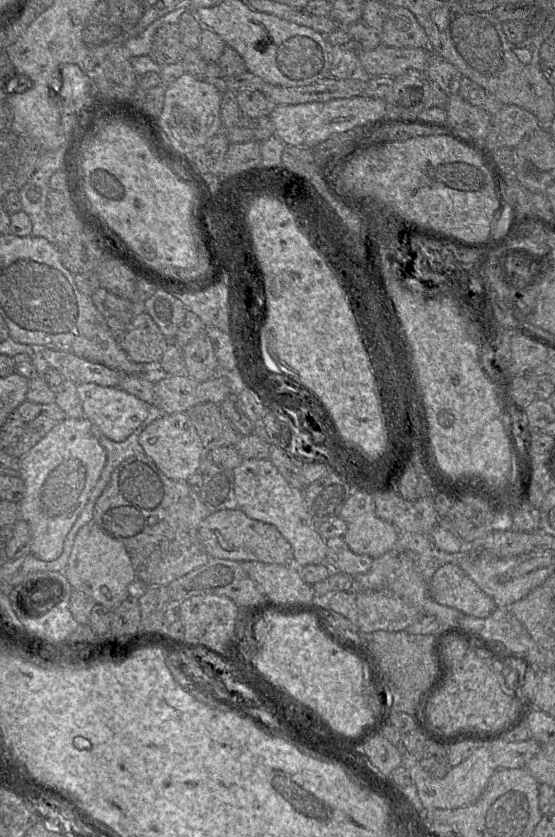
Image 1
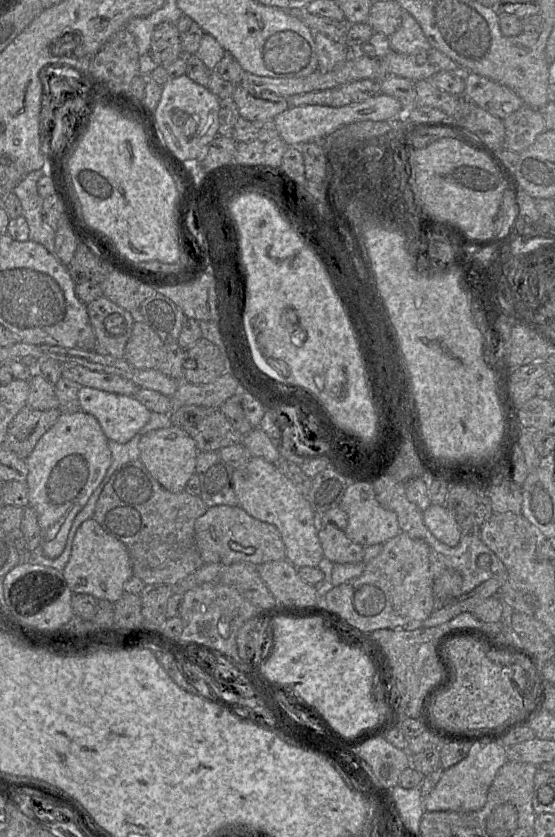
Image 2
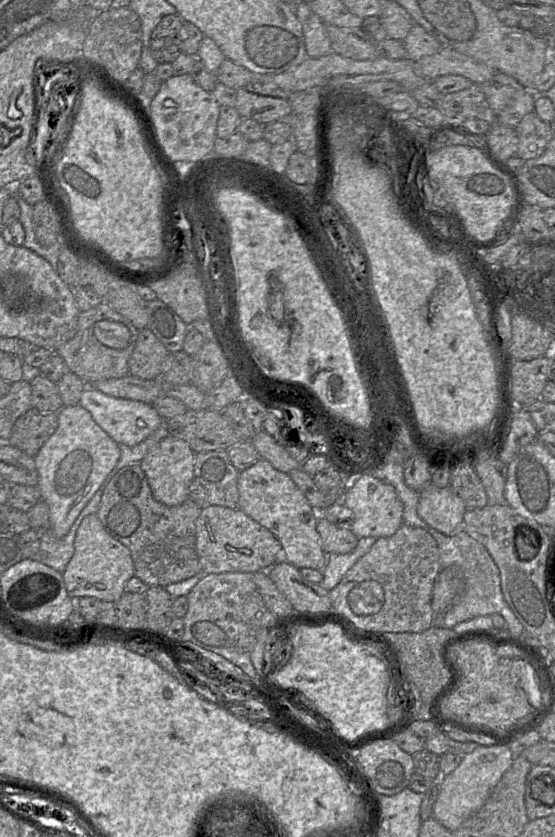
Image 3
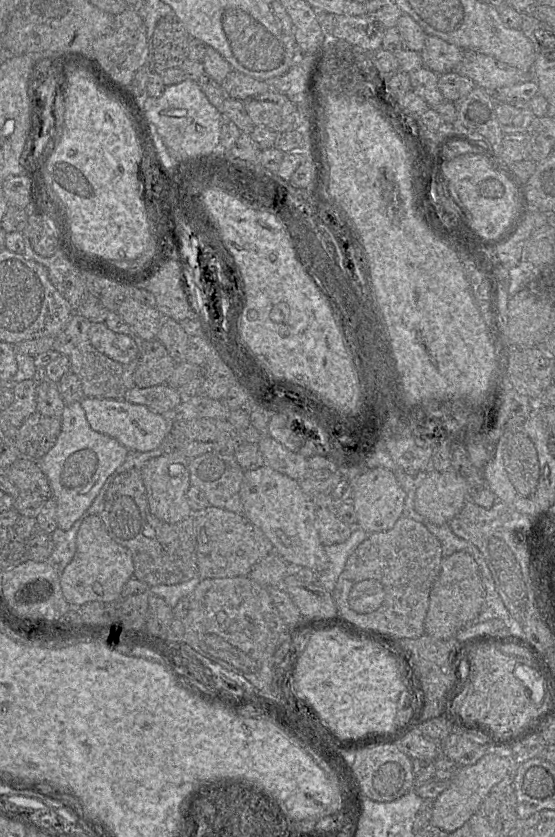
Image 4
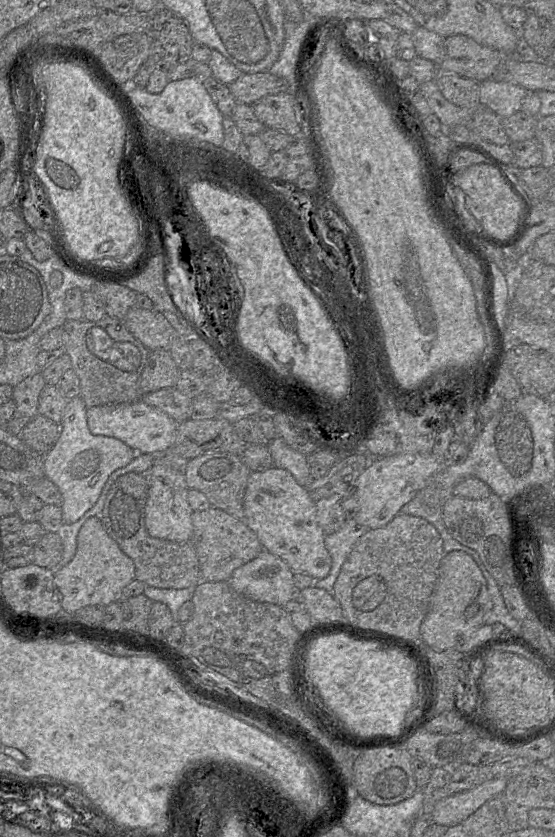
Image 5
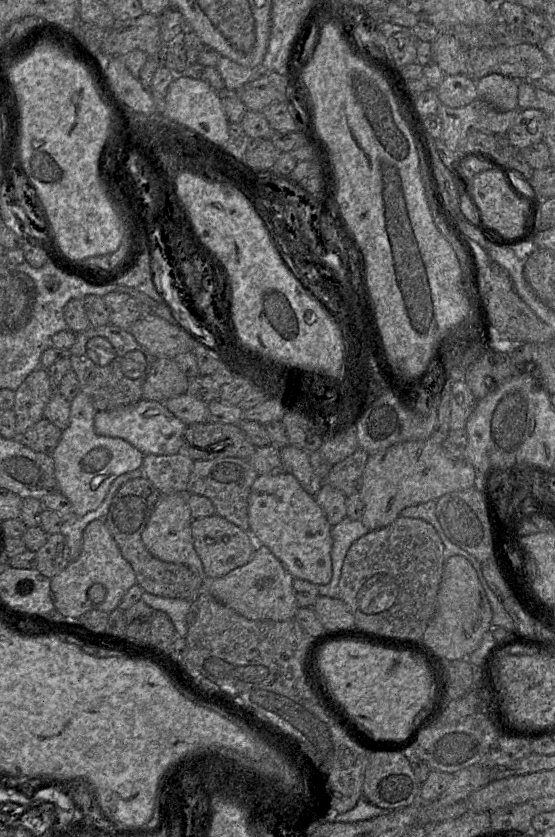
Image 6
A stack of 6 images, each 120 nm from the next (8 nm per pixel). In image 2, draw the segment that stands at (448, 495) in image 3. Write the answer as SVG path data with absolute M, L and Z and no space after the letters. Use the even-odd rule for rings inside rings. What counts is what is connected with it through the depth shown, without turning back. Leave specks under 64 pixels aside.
M431 504L423 511L423 519L426 527L442 543L451 547L459 543L462 530L445 505Z

